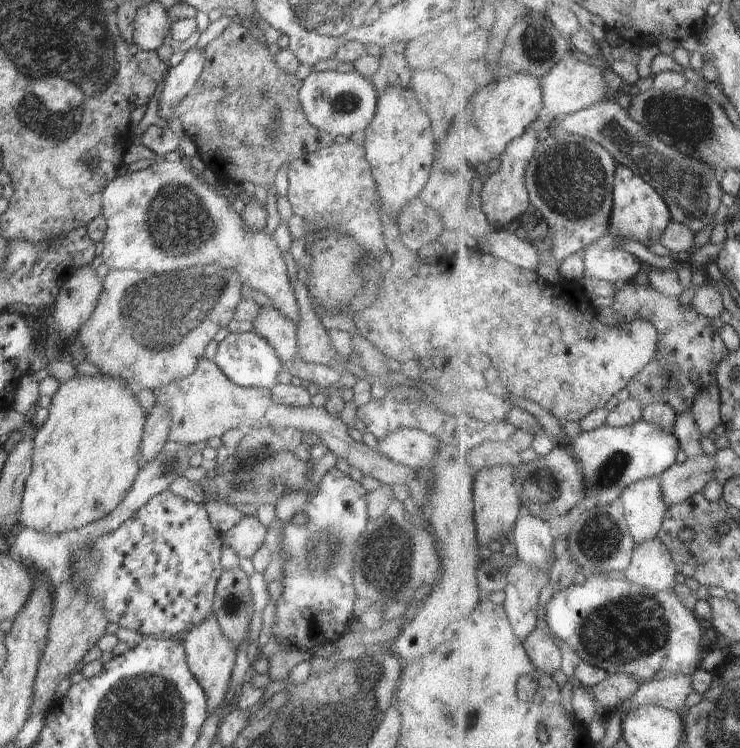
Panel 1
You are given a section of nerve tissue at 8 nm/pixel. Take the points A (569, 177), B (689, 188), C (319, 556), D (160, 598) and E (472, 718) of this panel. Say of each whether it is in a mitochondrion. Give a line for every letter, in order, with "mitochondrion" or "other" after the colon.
A: mitochondrion
B: mitochondrion
C: mitochondrion
D: other
E: other

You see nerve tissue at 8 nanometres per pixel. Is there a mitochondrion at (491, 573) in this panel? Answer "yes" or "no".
no

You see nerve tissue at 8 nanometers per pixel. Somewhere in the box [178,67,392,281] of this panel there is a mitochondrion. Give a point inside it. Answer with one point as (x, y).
(344, 102)

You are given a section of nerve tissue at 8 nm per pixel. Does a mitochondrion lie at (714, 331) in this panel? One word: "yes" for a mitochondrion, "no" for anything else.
no

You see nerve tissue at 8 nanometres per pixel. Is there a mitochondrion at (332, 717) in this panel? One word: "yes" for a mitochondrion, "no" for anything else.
yes

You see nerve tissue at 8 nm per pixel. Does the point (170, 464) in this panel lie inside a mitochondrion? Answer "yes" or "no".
yes

